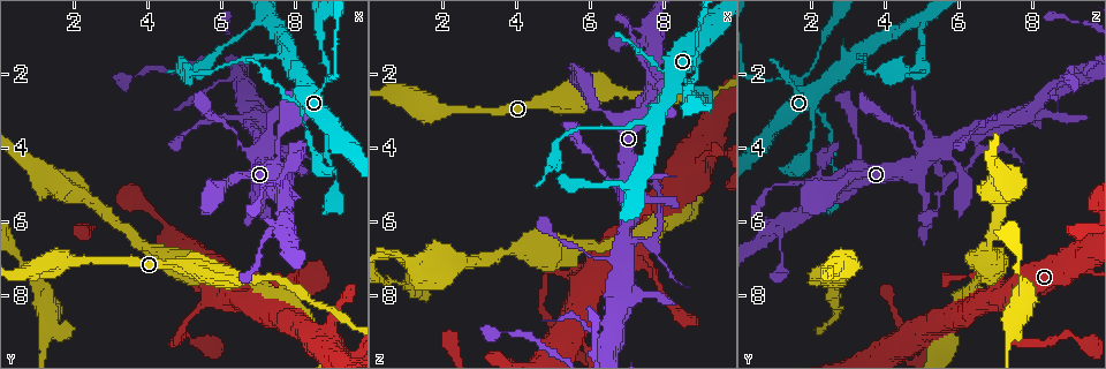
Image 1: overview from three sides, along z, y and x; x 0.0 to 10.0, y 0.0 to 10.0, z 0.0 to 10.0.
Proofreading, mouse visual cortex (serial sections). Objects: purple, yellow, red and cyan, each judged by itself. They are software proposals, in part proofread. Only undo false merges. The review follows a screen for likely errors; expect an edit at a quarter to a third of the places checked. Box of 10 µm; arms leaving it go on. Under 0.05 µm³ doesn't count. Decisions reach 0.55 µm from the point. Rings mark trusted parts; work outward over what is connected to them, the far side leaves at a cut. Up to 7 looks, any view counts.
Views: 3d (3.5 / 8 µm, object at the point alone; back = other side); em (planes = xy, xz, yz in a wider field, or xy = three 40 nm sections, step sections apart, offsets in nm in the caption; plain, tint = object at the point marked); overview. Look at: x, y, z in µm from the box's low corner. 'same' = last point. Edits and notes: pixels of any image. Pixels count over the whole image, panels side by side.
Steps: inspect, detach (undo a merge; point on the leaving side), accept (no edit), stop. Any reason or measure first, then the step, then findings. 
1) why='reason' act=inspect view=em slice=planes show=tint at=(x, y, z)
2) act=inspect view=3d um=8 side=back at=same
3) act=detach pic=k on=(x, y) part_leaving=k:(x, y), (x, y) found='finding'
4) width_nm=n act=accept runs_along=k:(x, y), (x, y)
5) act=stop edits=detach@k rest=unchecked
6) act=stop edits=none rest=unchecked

why='arms run side by side' act=inspect view=3d um=3.5 at=(6.90, 3.60, 6.35)

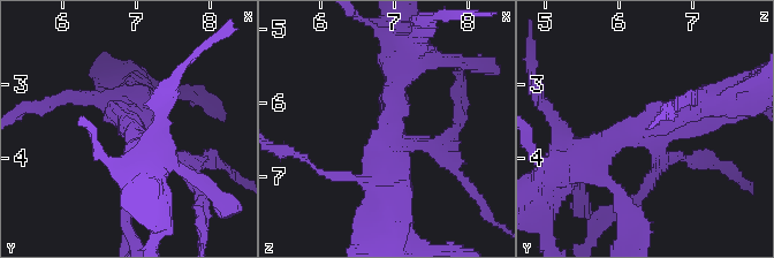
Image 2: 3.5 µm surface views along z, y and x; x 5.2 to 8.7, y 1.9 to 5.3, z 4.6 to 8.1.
act=inspect view=em slice=xy step=1 show=tint at=(6.90, 3.60, 6.40)

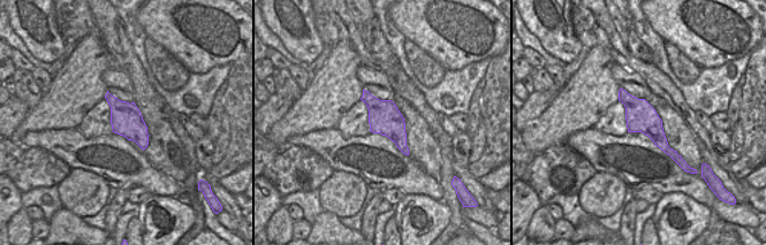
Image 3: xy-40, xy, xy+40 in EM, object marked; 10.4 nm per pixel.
act=detach pic=2 on=(448, 153) part_leaving=2:(414, 145), (456, 128), (460, 92) found='two cells meet here'

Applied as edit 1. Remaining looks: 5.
act=inspect view=overview

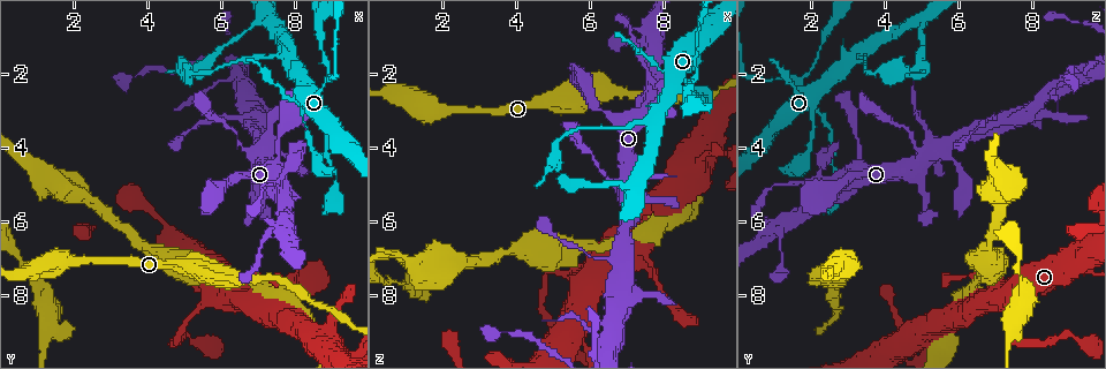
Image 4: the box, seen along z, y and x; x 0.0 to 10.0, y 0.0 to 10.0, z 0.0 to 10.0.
act=inspect view=3d um=3.5 at=(7.60, 5.15, 2.55)

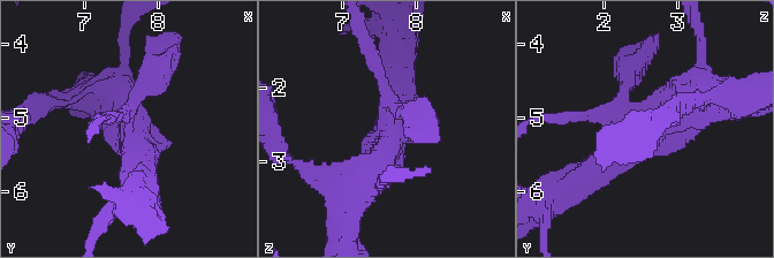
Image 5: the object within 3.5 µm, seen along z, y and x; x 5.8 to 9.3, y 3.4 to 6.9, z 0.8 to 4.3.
act=accept runs_along=5:(700, 90), (665, 101), (587, 175) found='one cell here'

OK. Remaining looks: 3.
why='a narrow waist' act=inspect view=3d um=8 at=(5.15, 1.95, 4.65)

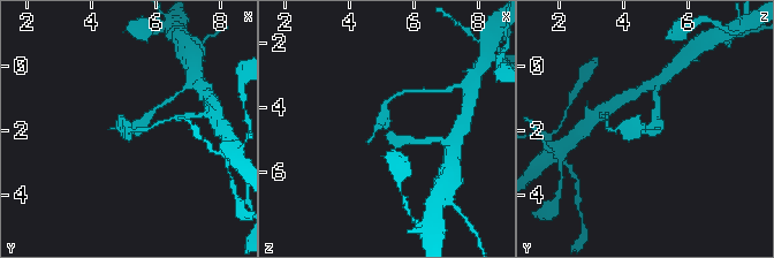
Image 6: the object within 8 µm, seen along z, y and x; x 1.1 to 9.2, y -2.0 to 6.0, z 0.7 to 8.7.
why='need the tissue' act=inspect view=em slice=xy step=5 show=tint at=same

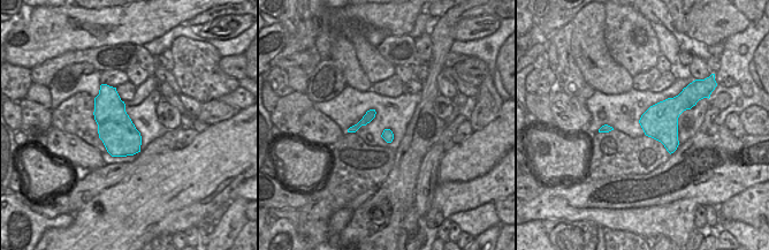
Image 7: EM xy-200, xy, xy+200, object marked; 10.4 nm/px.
width_nm=120 act=accept runs_along=6:(410, 139), (378, 123) found='one cell here'

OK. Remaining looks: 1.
act=stop edits=detach@2 rest=unchecked

